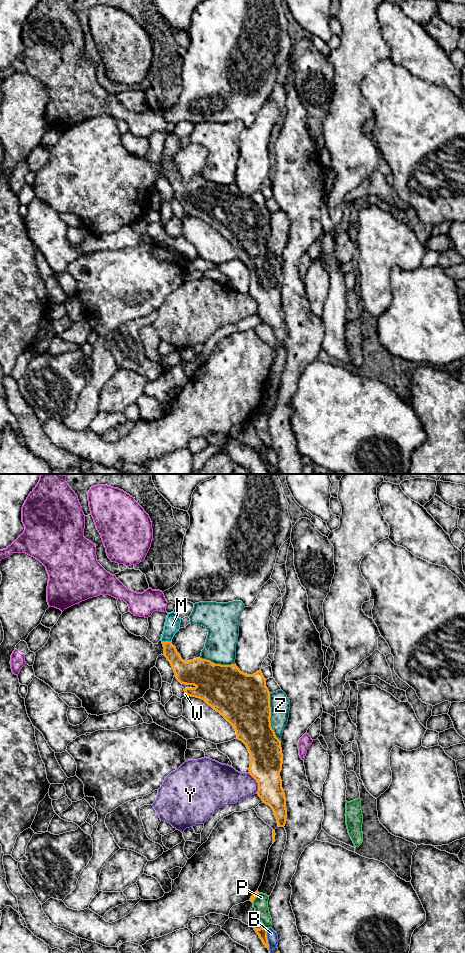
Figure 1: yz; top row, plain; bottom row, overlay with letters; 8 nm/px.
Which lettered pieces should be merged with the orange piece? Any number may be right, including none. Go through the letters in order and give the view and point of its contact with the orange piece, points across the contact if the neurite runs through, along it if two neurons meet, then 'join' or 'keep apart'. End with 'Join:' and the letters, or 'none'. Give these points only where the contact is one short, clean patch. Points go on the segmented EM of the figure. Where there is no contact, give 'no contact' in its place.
B: meets orange in yz at (267, 941); border along yz (266, 929), (266, 938), (270, 952); keep apart
M: meets orange in yz at (166, 642); runs through yz (181, 668), (171, 654), (166, 642), (172, 625); join
P: meets orange in yz at (256, 896); border along yz (258, 892), (252, 902); keep apart
W: meets orange in yz at (186, 693); border along yz (185, 692), (187, 694); keep apart
Y: meets orange in yz at (257, 782); border along yz (248, 773), (257, 783), (257, 792); keep apart
Z: meets orange in yz at (270, 717); keep apart
Join: M

